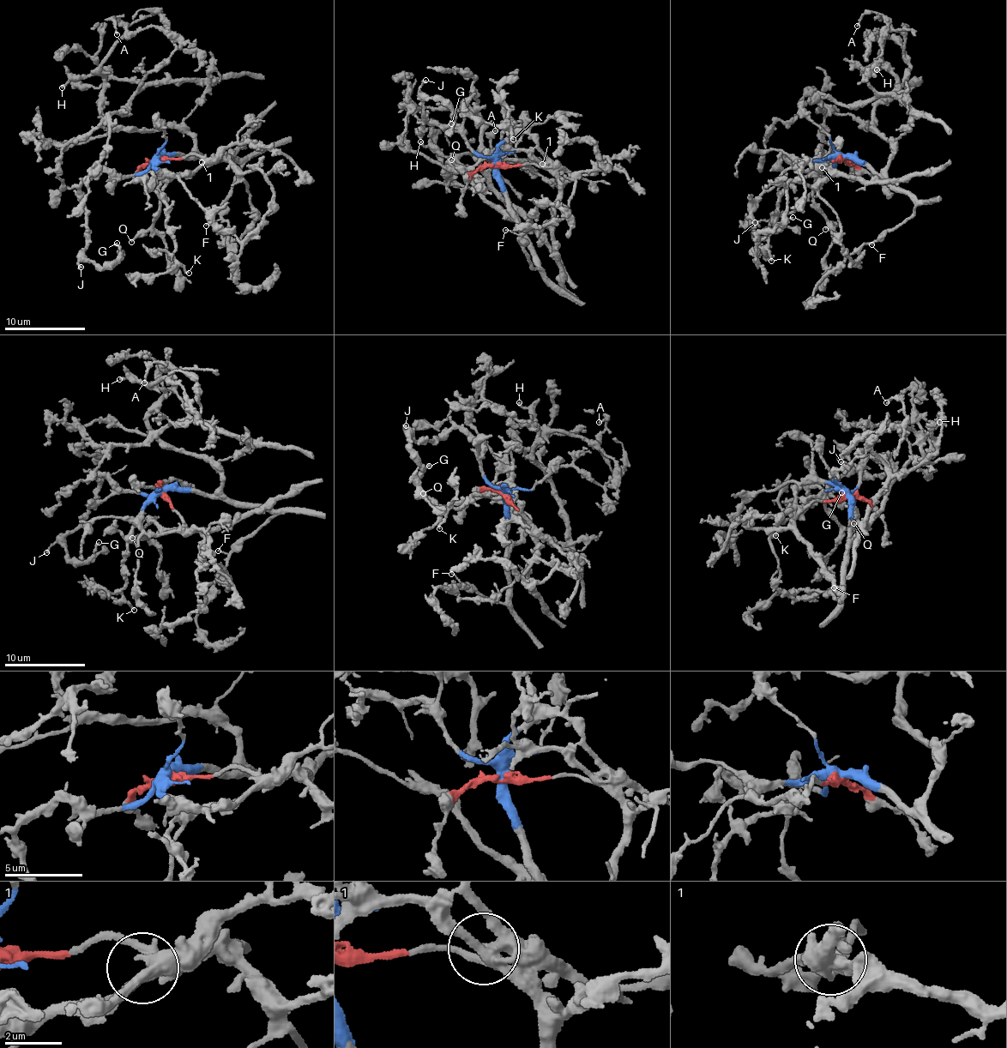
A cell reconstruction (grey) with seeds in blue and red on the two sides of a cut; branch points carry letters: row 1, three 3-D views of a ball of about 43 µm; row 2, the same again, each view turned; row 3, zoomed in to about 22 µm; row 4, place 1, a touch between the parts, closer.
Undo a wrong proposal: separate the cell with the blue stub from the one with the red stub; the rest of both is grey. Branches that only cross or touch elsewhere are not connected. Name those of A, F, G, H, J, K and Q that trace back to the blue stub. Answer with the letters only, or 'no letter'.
A, F, G, H, J

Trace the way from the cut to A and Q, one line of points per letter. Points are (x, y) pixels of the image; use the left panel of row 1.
A: (158, 159), (189, 157), (191, 136), (105, 117), (99, 66), (126, 31), (116, 16), (116, 34)
Q: (155, 159), (188, 154), (199, 155), (202, 162), (171, 181), (152, 225), (130, 241)

